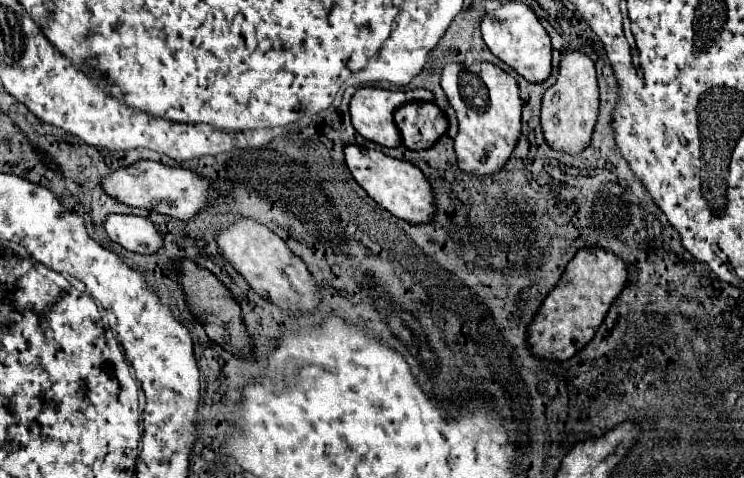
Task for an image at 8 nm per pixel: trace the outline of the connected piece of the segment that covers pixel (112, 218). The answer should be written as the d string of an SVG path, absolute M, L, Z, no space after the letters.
M109 214L105 218L105 234L125 250L139 254L153 254L163 244L159 230L147 218L139 216Z

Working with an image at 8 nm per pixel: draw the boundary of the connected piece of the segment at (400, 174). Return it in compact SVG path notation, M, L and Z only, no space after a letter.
M351 144L351 146L345 146L345 164L351 170L353 178L357 180L357 184L393 216L399 216L413 224L431 220L431 216L435 212L431 186L429 186L427 178L423 176L423 172L417 166L413 166L411 162L385 156L381 150L361 148L361 146Z

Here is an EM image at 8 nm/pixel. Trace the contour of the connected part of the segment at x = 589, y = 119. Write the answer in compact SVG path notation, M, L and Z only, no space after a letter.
M569 50L561 58L557 82L543 94L541 128L547 144L563 152L583 150L591 140L597 122L597 112L599 112L599 92L597 92L593 60L581 50Z

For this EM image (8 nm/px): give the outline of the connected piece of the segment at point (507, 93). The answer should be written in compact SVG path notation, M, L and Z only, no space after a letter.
M449 62L441 70L441 88L459 120L459 132L455 136L459 168L477 176L499 172L521 132L521 98L515 78L491 62L477 62L471 68Z

